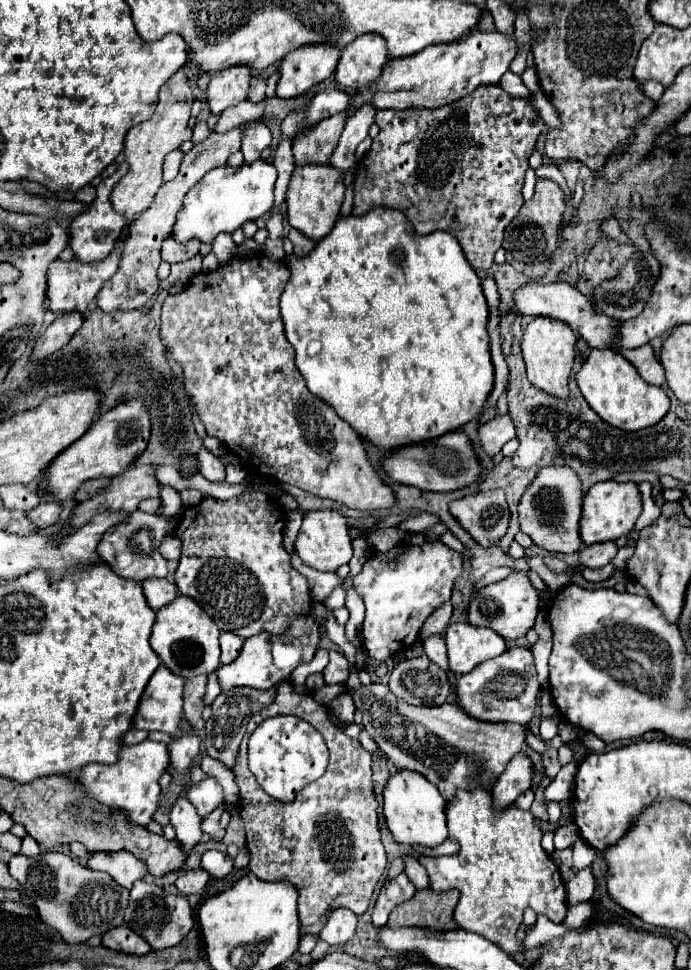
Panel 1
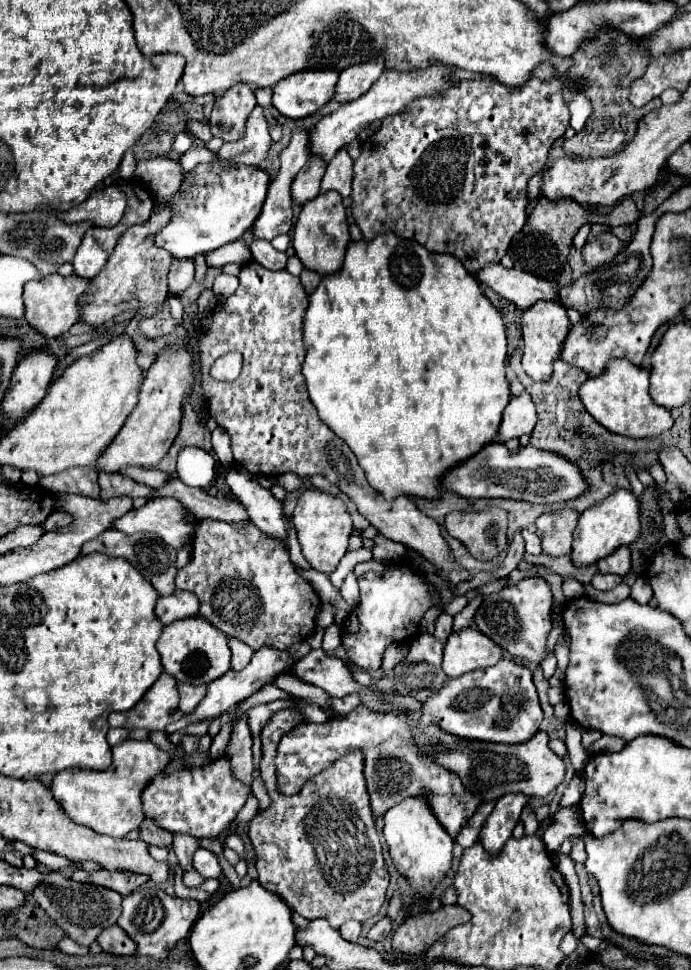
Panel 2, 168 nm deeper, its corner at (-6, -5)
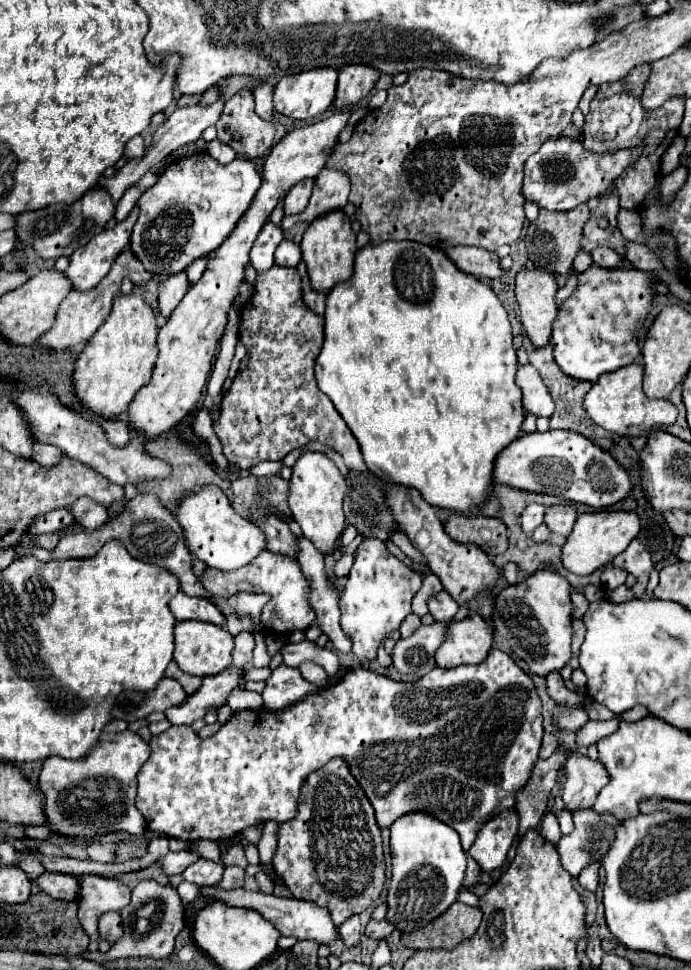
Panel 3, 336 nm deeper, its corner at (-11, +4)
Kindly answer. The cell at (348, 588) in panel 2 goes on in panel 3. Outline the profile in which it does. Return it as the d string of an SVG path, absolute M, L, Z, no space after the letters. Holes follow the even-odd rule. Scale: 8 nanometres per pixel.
M343 554L334 567L334 575L336 578L347 576L353 566L353 554Z

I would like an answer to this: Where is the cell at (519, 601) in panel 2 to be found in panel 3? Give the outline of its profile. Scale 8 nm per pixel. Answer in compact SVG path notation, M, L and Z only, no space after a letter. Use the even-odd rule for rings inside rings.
M537 570L533 578L525 578L497 594L493 628L509 646L511 654L527 662L531 674L545 678L567 666L571 660L571 612L571 584L551 570Z

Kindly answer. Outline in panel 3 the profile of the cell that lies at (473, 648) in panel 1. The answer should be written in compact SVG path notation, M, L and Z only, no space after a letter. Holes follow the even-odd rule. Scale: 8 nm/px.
M479 616L449 624L447 636L435 652L439 668L455 668L461 664L479 664L487 658L493 644L493 628Z

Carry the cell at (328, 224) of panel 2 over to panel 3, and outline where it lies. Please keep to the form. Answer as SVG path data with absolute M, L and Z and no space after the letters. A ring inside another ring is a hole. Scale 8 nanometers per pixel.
M339 210L329 212L329 216L321 216L321 220L317 218L315 222L311 222L303 236L301 250L303 250L303 262L307 266L307 274L313 290L327 294L335 284L349 280L353 274L357 246L355 246L355 234L351 230L351 222L345 216L345 212Z

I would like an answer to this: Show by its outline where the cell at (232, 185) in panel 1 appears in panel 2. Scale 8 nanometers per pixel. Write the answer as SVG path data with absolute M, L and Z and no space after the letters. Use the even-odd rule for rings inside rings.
M198 165L190 173L184 173L184 183L176 195L166 203L158 203L172 205L174 217L156 233L156 245L174 255L174 259L194 259L200 253L214 251L240 239L260 217L268 185L270 175L260 167Z

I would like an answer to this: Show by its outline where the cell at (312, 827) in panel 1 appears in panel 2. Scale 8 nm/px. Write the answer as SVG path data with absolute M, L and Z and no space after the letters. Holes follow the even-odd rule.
M280 709L266 721L266 725L260 731L260 777L268 791L270 807L258 813L250 823L250 837L258 855L258 881L264 889L284 897L286 903L308 921L328 919L332 929L340 929L340 925L348 919L364 923L380 911L388 887L388 867L384 863L382 845L376 831L376 819L372 815L370 795L364 781L364 755L344 755L336 763L332 763L332 767L310 779L298 795L280 795L280 791L276 789L276 777L272 767L276 743L280 741L280 735L284 735L288 729L300 723L304 723L304 715L298 709Z

